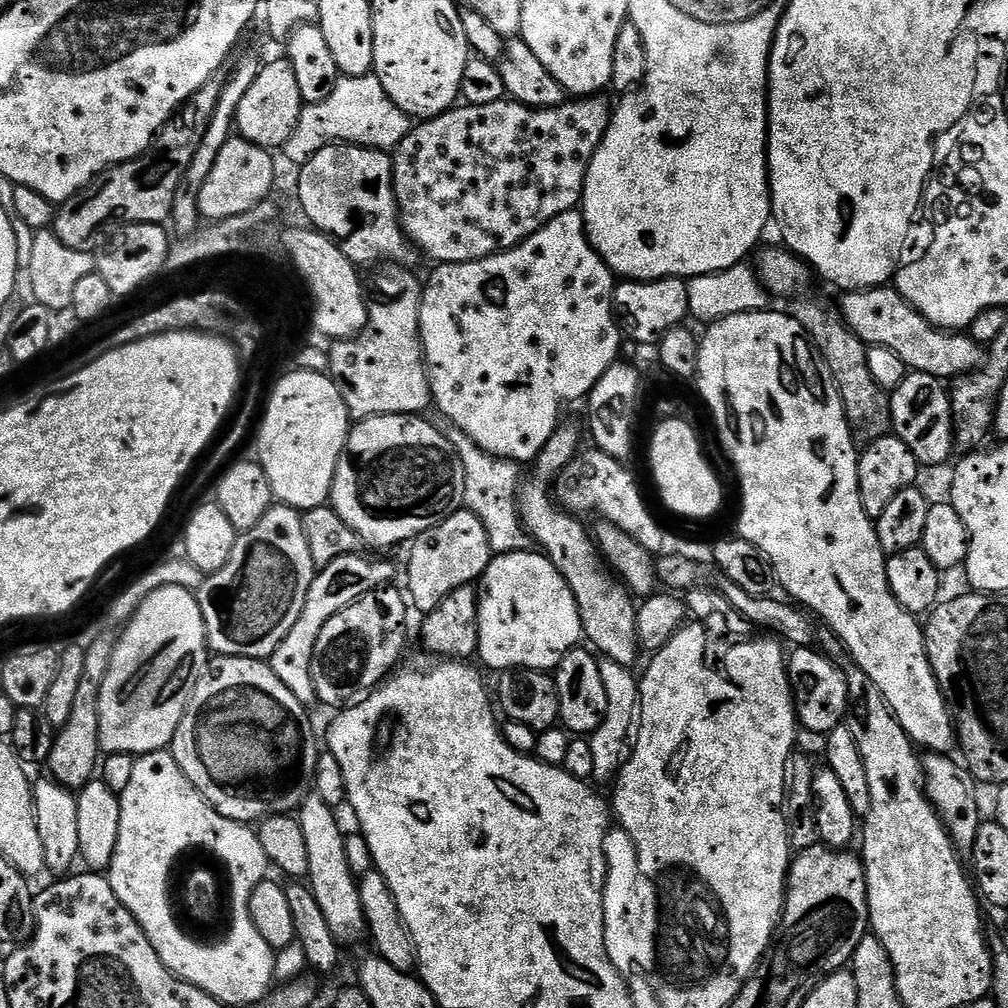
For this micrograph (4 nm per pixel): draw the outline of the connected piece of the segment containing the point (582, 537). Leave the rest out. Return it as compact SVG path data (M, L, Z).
M561 427L550 437L548 445L535 458L534 467L536 469L533 470L532 477L528 481L525 479L519 485L520 523L523 524L523 529L528 536L535 543L537 540L541 544L537 545L570 586L570 590L578 602L578 610L582 618L583 639L585 641L589 640L587 643L603 659L613 660L625 666L632 666L635 665L636 650L638 651L636 636L637 605L623 583L611 571L602 567L602 557L589 529L587 532L580 525L583 523L575 515L565 512L556 503L552 493L556 476L577 454L578 447L576 448L576 432L574 429Z

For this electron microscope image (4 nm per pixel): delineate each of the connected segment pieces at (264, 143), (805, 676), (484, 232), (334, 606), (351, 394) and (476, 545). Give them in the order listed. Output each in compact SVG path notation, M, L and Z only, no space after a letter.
M288 59L272 60L269 64L267 61L261 67L258 78L254 78L250 90L246 90L242 102L238 102L235 131L243 140L249 140L263 148L283 149L290 134L294 134L294 126L298 126L300 111L304 106L304 99L302 94L298 94L298 82L294 79L294 70Z
M793 647L787 657L788 685L792 688L792 703L796 708L799 727L808 732L833 732L845 723L847 714L847 678L826 657L815 652L815 647Z
M603 95L586 96L583 98L572 98L556 108L527 108L524 104L518 104L511 98L505 98L494 102L490 106L467 106L453 107L452 111L444 112L441 116L434 116L430 120L417 123L411 132L398 142L398 146L391 149L392 157L392 192L396 195L396 210L400 227L403 228L408 243L420 248L429 256L436 260L437 265L442 264L465 264L481 260L487 256L493 256L499 252L510 250L518 246L530 234L542 230L555 216L563 212L573 211L581 203L584 195L584 179L586 170L606 134L609 124L612 122L613 109L608 108Z
M367 555L343 556L334 558L326 567L319 569L312 577L312 585L306 594L306 602L302 606L302 614L298 622L294 622L294 630L282 638L278 650L270 657L270 663L274 674L282 678L282 686L298 698L302 706L317 703L314 682L312 681L312 651L318 642L318 634L326 622L334 614L338 614L346 606L350 606L358 598L366 593L373 592L376 588L382 588L393 583L396 576L396 568L388 560L367 560Z
M404 266L389 267L389 272L380 272L376 276L376 281L369 287L366 292L368 305L368 325L357 332L350 340L337 340L327 349L328 353L328 371L327 375L331 376L332 381L338 386L342 398L348 407L348 415L353 421L359 422L370 418L371 416L411 416L413 414L423 413L424 407L429 407L432 398L432 388L428 385L428 370L424 363L424 346L420 342L420 294L422 291L421 281L416 281L416 276Z
M457 510L445 520L439 520L433 528L411 541L408 550L406 596L411 607L416 607L420 614L433 612L442 602L442 598L462 586L479 581L494 555L486 528L467 510Z

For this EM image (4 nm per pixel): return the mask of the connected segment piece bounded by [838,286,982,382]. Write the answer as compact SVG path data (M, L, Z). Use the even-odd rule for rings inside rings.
M892 286L867 290L848 290L838 307L839 315L863 344L873 348L889 348L902 358L909 370L930 374L941 382L951 382L960 375L975 371L982 361L982 348L968 334L949 334L933 328L920 313L915 312Z

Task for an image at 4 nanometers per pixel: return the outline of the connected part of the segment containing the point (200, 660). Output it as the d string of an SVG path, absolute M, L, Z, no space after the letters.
M162 586L154 590L136 607L136 612L123 625L124 633L115 641L108 672L100 688L97 702L99 722L97 738L105 755L126 753L141 756L167 749L184 716L190 697L198 683L196 671L206 664L204 619L196 593L182 586Z

